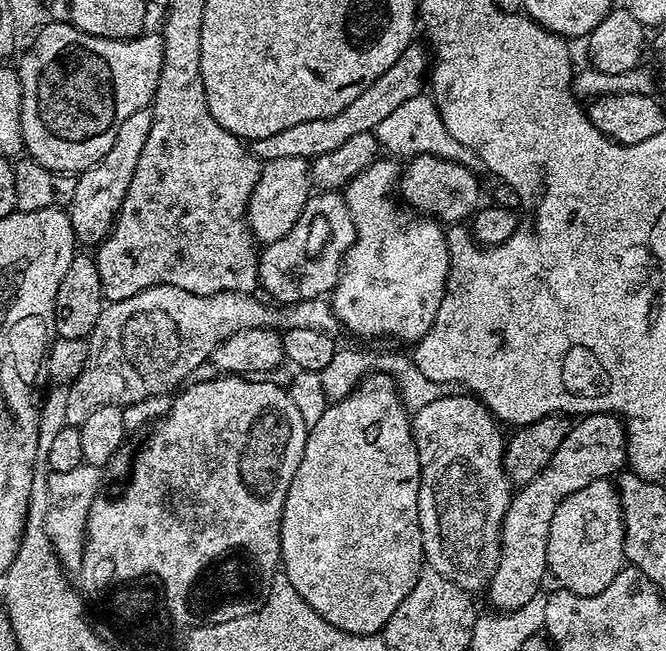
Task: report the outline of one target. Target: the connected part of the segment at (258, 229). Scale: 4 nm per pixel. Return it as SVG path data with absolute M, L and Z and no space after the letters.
M274 158L260 169L260 177L250 194L248 228L261 245L278 242L298 222L310 195L309 161L302 158Z

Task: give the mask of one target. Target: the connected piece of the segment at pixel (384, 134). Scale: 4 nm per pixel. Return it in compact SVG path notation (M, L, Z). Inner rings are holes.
M421 94L410 98L410 102L402 102L383 122L378 122L375 136L381 149L392 158L411 158L413 156L437 156L458 162L471 172L480 174L485 171L479 151L469 145L458 142L442 122L442 114L436 108L436 101L431 95Z

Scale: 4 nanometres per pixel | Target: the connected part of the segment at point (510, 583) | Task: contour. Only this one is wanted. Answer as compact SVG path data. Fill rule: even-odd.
M613 412L579 417L569 427L549 464L530 483L515 489L504 515L500 527L500 564L486 589L486 597L497 613L518 611L535 596L541 595L544 576L549 575L550 522L560 503L570 498L570 494L582 490L582 486L590 486L590 482L607 480L623 473L627 464L628 431L623 420Z

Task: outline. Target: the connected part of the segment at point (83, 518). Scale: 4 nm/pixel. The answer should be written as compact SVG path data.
M86 463L71 470L49 473L47 480L49 508L45 532L51 540L51 544L56 548L65 575L77 575L83 566L89 512L91 512L95 500L99 499L102 475L104 475L103 469Z

